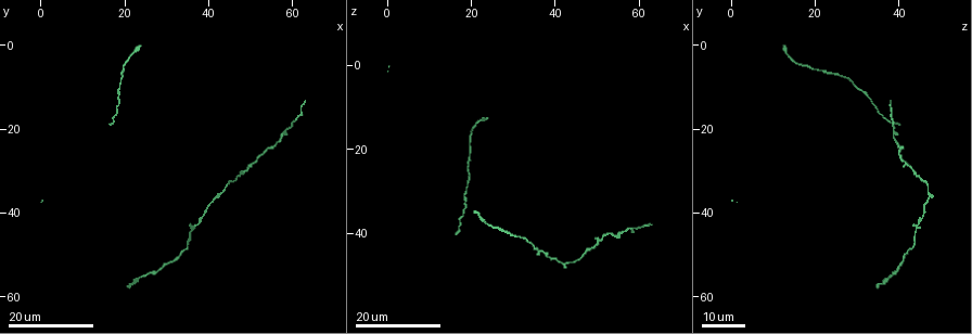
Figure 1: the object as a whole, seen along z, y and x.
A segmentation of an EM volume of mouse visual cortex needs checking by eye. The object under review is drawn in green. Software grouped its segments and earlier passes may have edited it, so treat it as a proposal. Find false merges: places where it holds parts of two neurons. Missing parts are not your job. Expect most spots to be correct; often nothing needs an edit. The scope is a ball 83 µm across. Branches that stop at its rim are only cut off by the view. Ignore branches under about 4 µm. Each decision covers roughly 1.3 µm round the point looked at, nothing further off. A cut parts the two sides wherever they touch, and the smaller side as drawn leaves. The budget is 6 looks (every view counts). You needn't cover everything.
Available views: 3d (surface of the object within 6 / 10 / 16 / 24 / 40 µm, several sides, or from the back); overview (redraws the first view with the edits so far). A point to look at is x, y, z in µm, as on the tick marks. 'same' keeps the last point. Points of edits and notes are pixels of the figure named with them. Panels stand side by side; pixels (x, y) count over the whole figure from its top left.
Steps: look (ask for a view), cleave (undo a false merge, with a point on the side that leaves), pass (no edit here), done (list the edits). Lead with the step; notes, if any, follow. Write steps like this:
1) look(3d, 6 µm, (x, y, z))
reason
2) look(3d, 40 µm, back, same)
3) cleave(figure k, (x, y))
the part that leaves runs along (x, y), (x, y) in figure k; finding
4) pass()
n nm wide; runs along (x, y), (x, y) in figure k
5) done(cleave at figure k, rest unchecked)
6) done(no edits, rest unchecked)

look(3d, 16 µm, (49.0, 30.0, 43.5))
sudden change in width

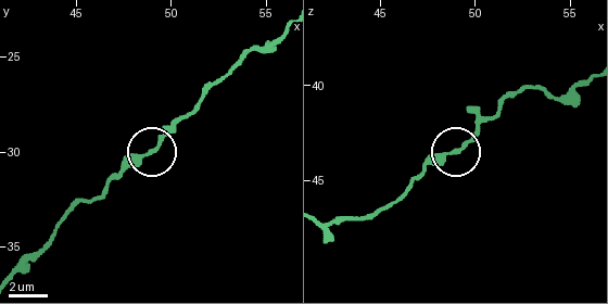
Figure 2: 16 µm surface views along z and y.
look(3d, 10 µm, (48.8, 30.2, 43.5))

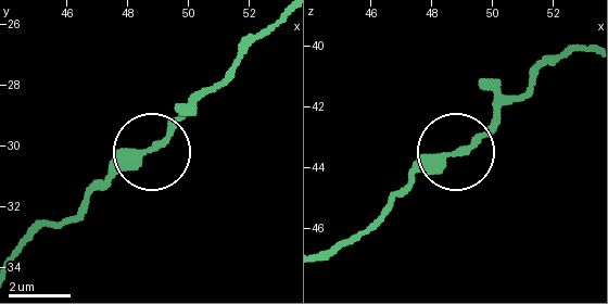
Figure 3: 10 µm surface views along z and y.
pass()
runs along (322, 257), (369, 233), (416, 179), (498, 112) in figure 3; one neuron here

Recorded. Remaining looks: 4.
look(3d, 24 µm, (36.5, 44.0, 44.5))
four-way junction

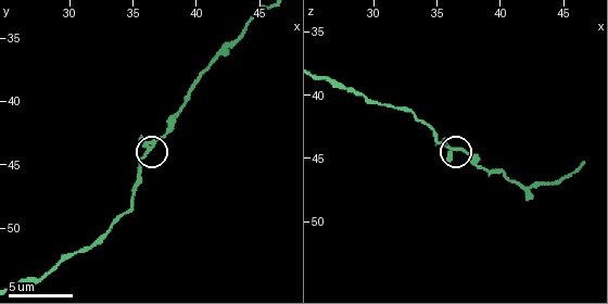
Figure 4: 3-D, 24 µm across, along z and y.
look(3d, 10 µm, (36.2, 44.0, 44.2))

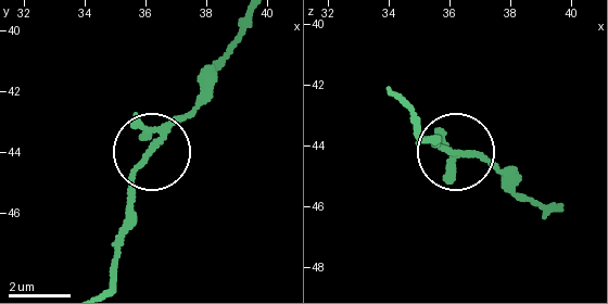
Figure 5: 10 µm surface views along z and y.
look(3d, 10 µm, back, (36.1, 44.0, 44.2))

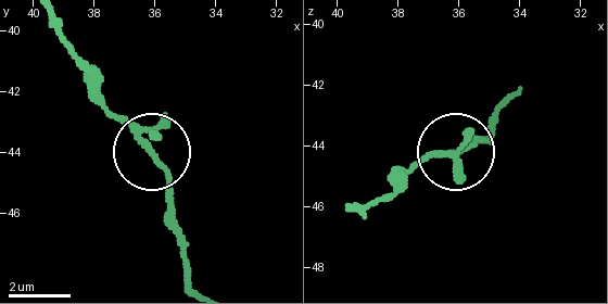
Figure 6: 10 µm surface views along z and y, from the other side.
pass()
140 nm wide; runs along (153, 149), (109, 110), (101, 74) in figure 6; continuous, no second neuron

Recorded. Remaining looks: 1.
done(no edits, rest unchecked)

